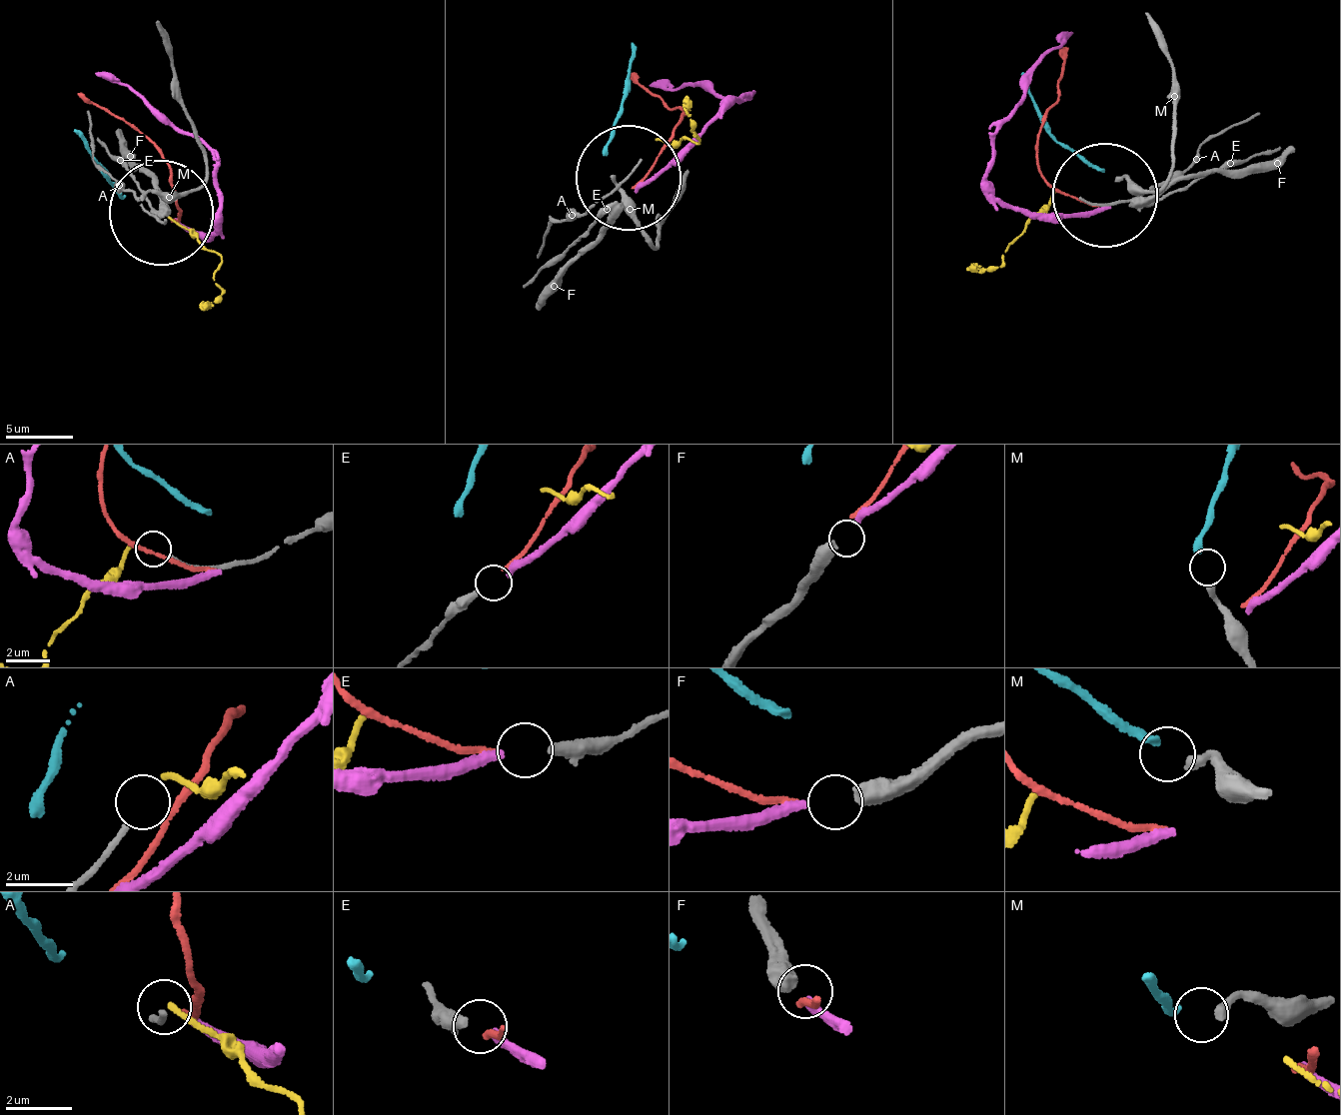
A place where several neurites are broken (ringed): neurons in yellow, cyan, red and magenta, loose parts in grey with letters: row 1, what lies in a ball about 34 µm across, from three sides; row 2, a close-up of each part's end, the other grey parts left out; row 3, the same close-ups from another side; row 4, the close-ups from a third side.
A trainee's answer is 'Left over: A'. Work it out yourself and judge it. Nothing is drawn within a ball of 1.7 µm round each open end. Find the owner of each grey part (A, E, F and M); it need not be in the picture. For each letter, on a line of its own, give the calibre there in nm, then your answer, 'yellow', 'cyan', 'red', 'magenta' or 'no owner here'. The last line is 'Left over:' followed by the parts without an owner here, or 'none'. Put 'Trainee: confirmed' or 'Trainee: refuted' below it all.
A: 170 nm | no owner here
E: 360 nm | red
F: 550 nm | magenta
M: 300 nm | cyan
Left over: A
Trainee: confirmed

